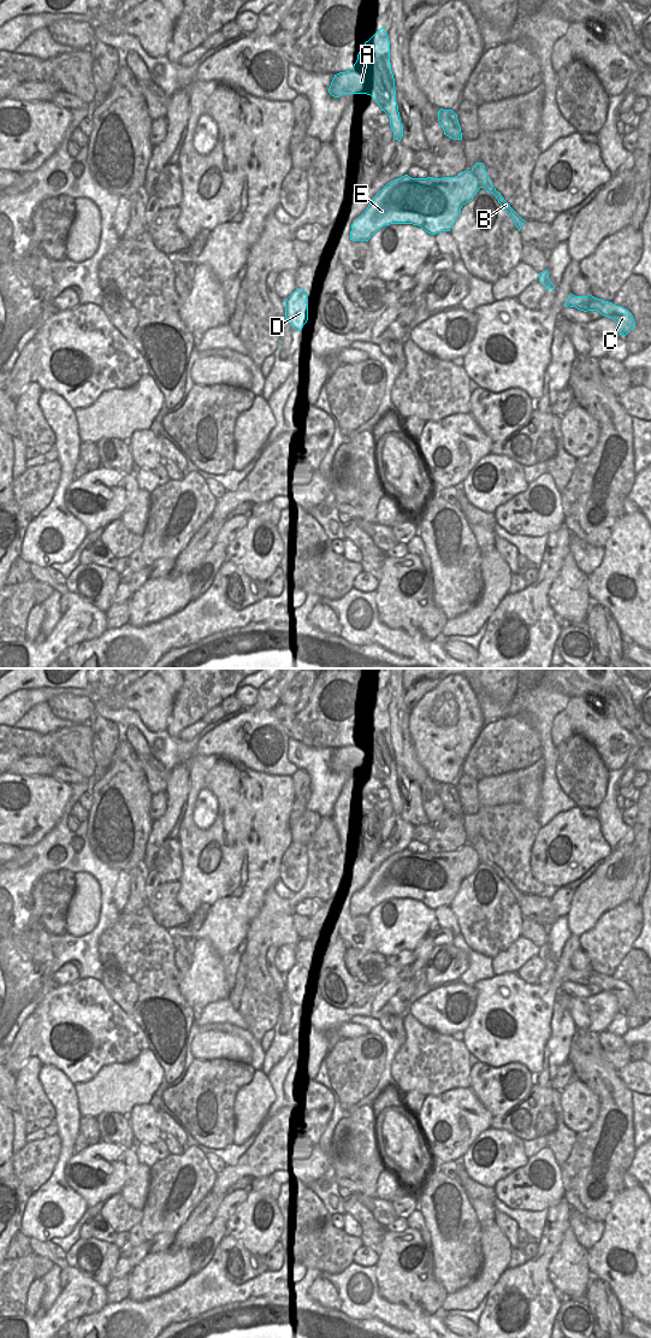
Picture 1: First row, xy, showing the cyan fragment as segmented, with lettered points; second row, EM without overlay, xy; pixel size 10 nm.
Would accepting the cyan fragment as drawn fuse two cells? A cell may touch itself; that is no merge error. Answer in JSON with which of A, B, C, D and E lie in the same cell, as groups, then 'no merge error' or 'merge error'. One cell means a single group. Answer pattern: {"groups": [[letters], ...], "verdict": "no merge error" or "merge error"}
{"groups": [["A", "B", "C"], ["D", "E"]], "verdict": "merge error"}

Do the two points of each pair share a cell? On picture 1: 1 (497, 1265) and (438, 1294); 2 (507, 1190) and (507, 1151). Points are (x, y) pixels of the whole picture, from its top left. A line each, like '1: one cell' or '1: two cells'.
1: two cells
2: two cells

